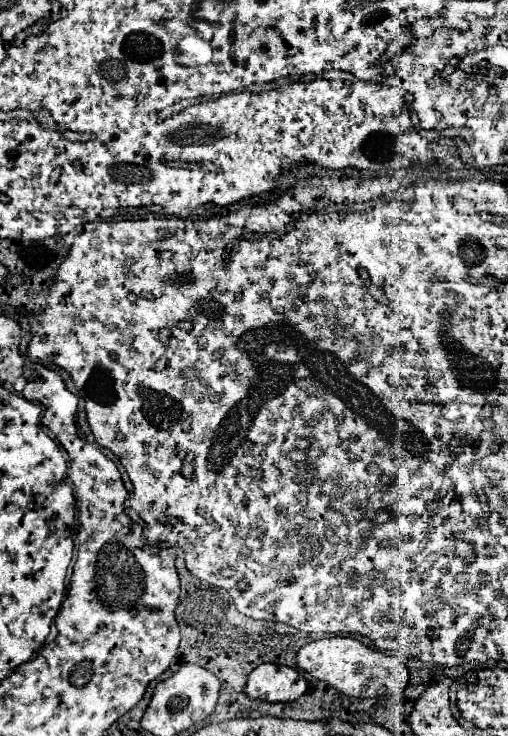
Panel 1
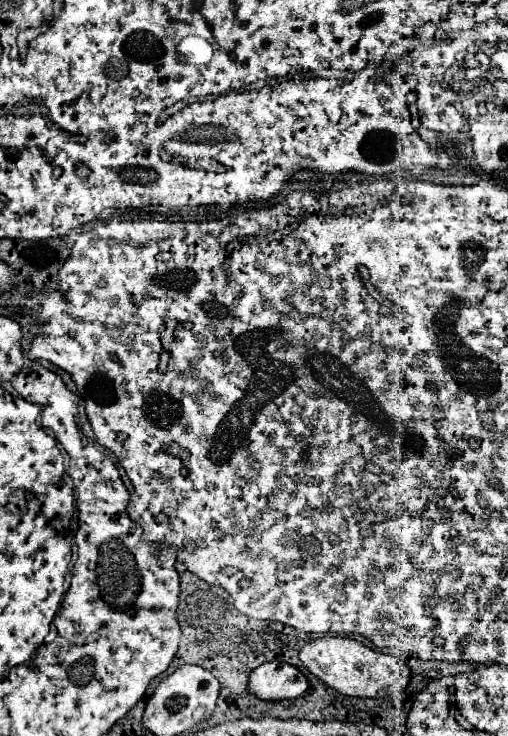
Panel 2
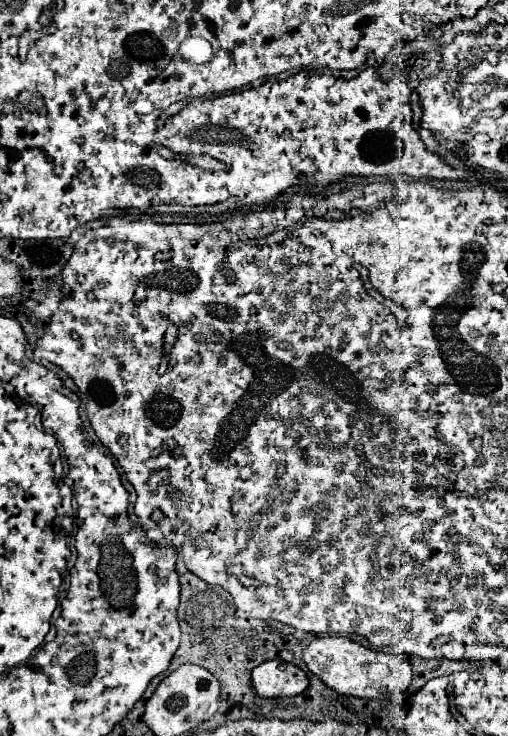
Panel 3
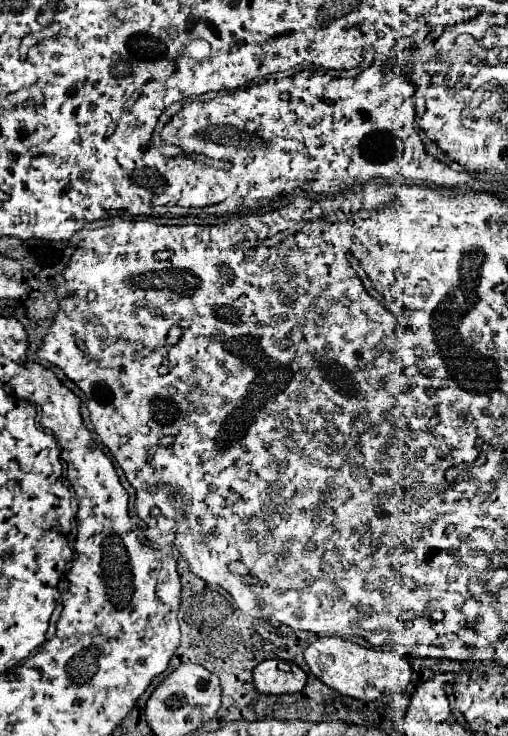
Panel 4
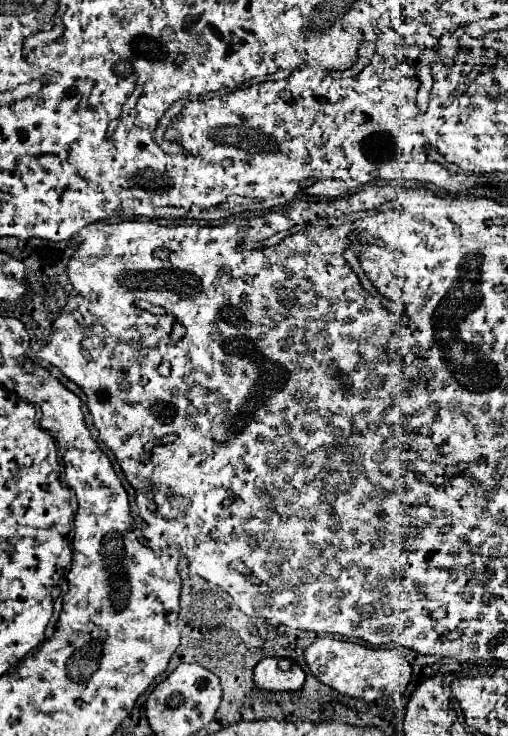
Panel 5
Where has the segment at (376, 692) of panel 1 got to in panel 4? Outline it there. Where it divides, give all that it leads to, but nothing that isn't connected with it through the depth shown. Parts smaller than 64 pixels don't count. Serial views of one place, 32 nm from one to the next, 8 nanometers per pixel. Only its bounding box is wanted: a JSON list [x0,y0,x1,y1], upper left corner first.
[304,636,412,700]

